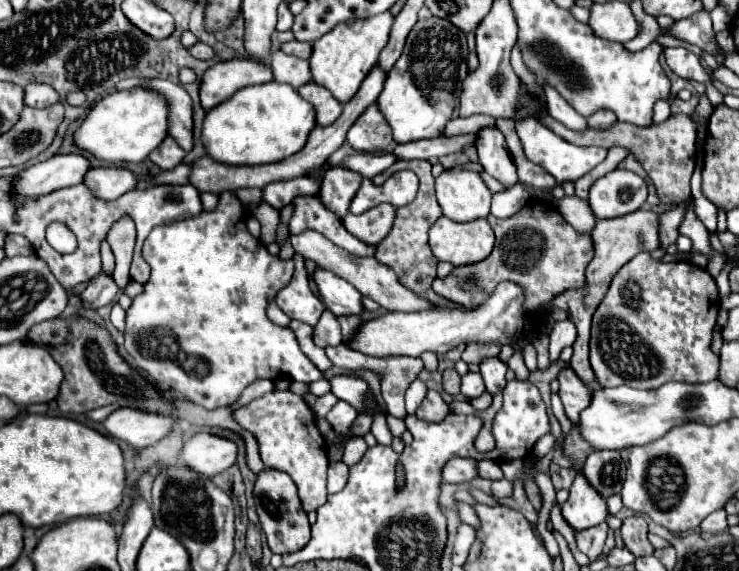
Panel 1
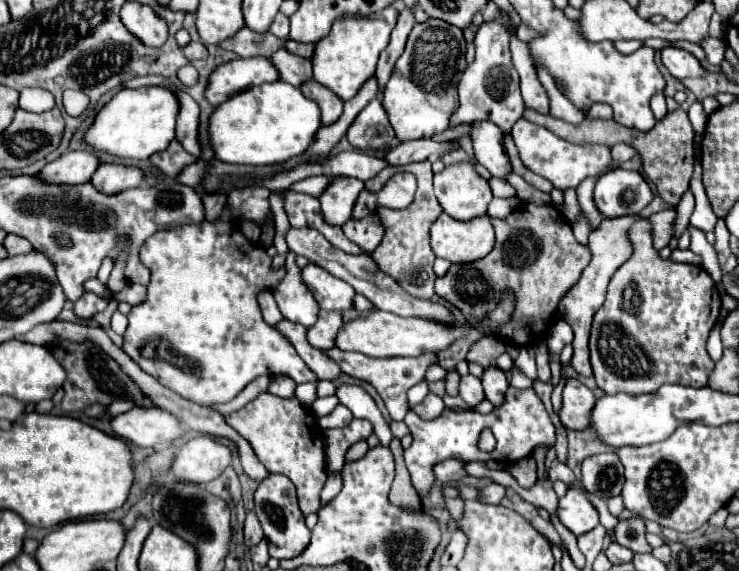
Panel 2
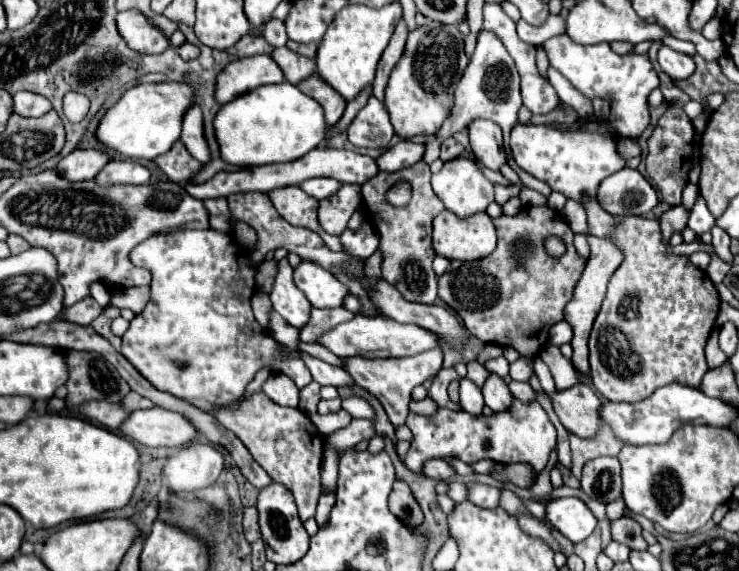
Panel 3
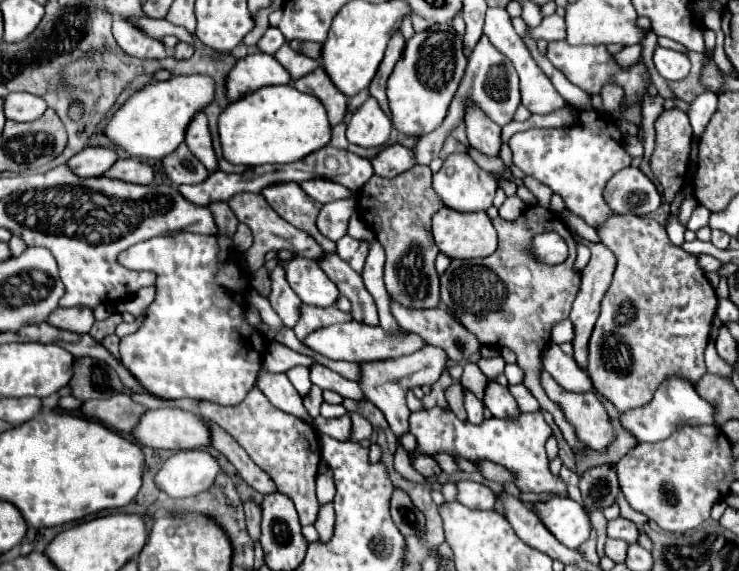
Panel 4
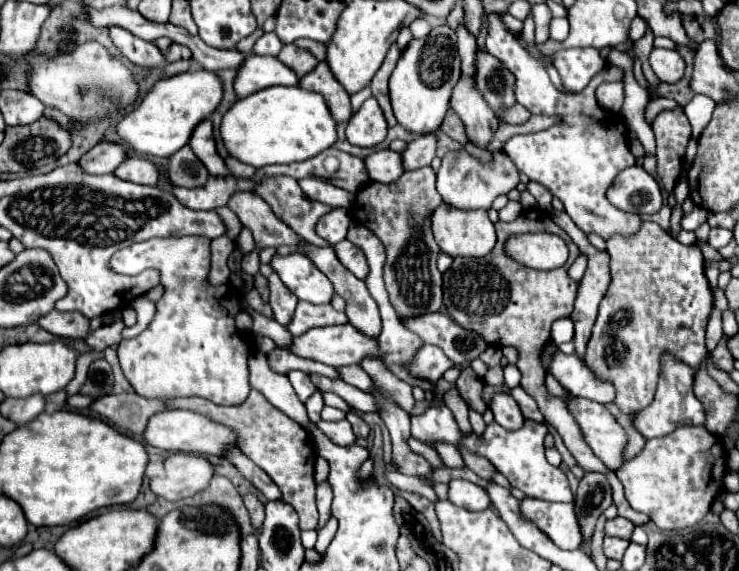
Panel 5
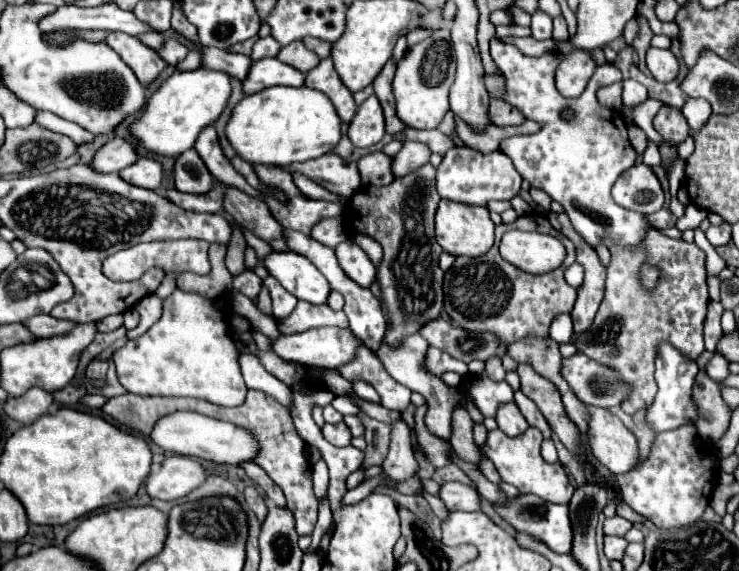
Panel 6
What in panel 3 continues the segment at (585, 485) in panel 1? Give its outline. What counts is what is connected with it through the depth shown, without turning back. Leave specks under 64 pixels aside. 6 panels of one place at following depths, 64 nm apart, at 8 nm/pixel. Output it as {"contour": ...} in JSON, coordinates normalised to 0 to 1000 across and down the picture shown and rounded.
{"contour":[[[777,869],[744,879],[739,886],[739,911],[774,953],[782,953],[785,946],[796,942],[809,918],[801,893],[785,872]]]}

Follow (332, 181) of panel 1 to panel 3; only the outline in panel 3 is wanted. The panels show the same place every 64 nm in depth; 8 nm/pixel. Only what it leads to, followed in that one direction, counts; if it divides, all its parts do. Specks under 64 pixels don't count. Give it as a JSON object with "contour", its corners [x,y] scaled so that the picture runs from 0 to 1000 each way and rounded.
{"contour":[[[463,322],[460,336],[452,336],[449,343],[433,350],[430,364],[430,385],[433,396],[447,410],[463,410],[468,399],[474,378],[490,354],[487,326],[482,322]]]}

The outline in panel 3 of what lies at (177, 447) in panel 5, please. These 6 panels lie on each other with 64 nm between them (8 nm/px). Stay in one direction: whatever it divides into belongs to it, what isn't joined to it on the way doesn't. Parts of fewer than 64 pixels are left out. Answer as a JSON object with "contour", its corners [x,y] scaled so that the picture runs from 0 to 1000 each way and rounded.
{"contour":[[[214,711],[181,718],[162,743],[162,757],[195,781],[244,781],[260,774],[265,750],[246,729]]]}

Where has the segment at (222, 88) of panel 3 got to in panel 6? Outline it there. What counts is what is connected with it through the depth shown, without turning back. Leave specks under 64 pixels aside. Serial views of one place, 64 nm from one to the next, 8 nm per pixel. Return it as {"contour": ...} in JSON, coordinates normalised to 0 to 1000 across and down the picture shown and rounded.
{"contour":[[[355,102],[341,109],[336,133],[327,144],[330,165],[346,165],[365,151],[409,151],[411,130],[401,126],[401,119],[379,109],[376,102]]]}

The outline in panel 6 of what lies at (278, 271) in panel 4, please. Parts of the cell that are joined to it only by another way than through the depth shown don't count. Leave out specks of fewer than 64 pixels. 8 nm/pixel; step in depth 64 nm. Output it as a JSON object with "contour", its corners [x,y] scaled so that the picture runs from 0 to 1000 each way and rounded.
{"contour":[[[363,483],[363,487],[357,490],[357,497],[363,501],[365,518],[368,518],[368,553],[371,553],[373,560],[390,557],[390,553],[395,550],[401,529],[403,529],[401,518],[395,518],[392,511],[387,511],[371,483]]]}

